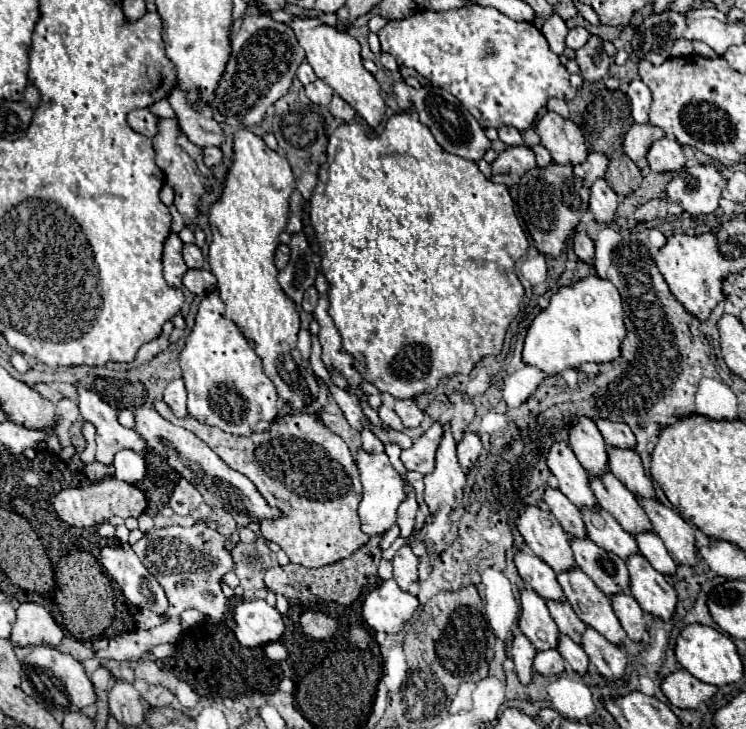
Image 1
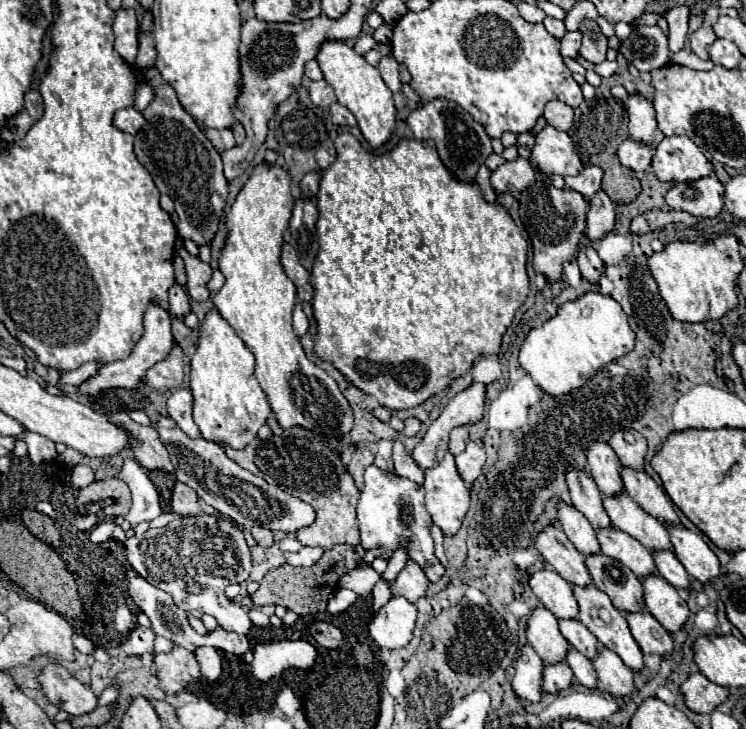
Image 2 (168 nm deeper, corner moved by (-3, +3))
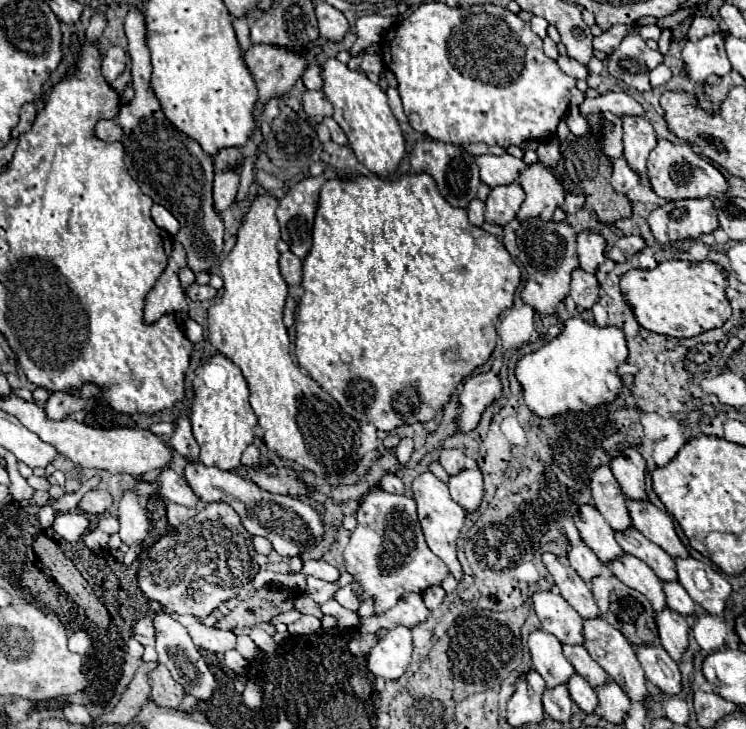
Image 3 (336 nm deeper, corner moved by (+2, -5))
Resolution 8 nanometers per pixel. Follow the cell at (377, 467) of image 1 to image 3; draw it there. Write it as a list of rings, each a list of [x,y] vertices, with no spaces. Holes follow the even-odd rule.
[[[383,489],[371,491],[357,509],[357,527],[343,551],[343,567],[359,583],[357,597],[373,601],[373,615],[383,615],[403,593],[423,593],[431,585],[441,585],[449,575],[447,565],[431,553],[425,543],[415,501],[405,495],[393,495]]]

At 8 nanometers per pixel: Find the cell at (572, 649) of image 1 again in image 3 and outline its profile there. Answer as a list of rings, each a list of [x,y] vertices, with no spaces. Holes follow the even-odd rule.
[[[573,675],[567,683],[567,689],[569,689],[569,695],[573,697],[573,701],[577,703],[577,707],[583,711],[583,713],[595,713],[597,709],[597,695],[595,695],[595,689],[581,677],[581,675]]]

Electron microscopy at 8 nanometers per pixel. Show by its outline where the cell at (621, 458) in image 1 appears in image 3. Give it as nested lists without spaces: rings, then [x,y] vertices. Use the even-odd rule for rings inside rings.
[[[627,499],[627,509],[633,519],[633,527],[637,531],[641,531],[651,543],[661,547],[673,559],[689,557],[685,545],[681,543],[681,539],[675,533],[675,525],[673,525],[671,517],[665,511],[657,509],[649,501],[639,503],[639,501],[631,501],[631,499]]]

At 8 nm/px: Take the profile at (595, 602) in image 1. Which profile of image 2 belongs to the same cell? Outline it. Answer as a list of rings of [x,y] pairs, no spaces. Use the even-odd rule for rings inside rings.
[[[572,585],[572,591],[574,591],[574,597],[576,597],[578,605],[580,605],[580,615],[578,615],[578,619],[596,635],[596,639],[598,639],[604,647],[608,647],[608,649],[612,649],[614,653],[618,653],[620,659],[622,659],[632,671],[640,671],[640,669],[644,667],[644,661],[642,661],[644,655],[642,655],[638,643],[632,639],[632,633],[628,631],[628,623],[626,623],[622,611],[618,611],[618,609],[612,605],[612,601],[608,599],[608,595],[606,595],[604,591],[600,591],[598,587],[594,587],[594,585],[586,585],[586,587]]]

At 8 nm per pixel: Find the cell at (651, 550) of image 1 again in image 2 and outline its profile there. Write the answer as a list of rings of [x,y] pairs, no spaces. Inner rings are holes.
[[[660,549],[660,551],[652,551],[654,563],[658,573],[676,589],[688,589],[690,587],[690,577],[686,573],[686,569],[682,567],[682,563],[676,559],[676,555],[672,551]]]

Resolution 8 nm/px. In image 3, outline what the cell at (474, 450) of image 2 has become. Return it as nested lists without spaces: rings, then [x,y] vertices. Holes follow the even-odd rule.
[[[465,469],[449,479],[451,499],[465,511],[475,511],[483,501],[483,477],[479,469]]]

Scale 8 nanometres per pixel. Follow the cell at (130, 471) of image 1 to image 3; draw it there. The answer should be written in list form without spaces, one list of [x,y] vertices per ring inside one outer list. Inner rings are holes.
[[[127,491],[119,503],[119,535],[125,545],[143,543],[149,529],[147,509],[135,491]]]

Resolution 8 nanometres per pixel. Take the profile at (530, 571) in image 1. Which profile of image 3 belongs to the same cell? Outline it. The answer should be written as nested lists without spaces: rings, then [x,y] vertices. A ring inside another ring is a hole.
[[[539,591],[533,595],[535,613],[545,633],[555,635],[561,643],[583,645],[583,619],[575,615],[575,609],[553,591]]]

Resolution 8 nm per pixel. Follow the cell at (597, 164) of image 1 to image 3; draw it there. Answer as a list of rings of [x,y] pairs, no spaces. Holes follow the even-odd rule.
[[[567,195],[567,197],[565,197],[565,203],[563,203],[561,209],[563,209],[567,215],[571,215],[571,213],[575,213],[577,209],[583,207],[583,201],[585,201],[583,195]]]

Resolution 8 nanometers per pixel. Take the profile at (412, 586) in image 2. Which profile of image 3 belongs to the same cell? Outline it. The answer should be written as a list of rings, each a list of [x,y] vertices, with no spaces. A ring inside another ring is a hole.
[[[407,593],[407,595],[403,595],[403,599],[399,599],[399,603],[395,607],[391,607],[387,611],[387,615],[381,615],[379,619],[375,619],[375,617],[363,619],[359,629],[363,633],[375,633],[381,627],[395,629],[397,625],[413,629],[415,625],[423,623],[427,619],[427,615],[429,615],[429,611],[423,605],[423,597],[415,595],[415,593]]]

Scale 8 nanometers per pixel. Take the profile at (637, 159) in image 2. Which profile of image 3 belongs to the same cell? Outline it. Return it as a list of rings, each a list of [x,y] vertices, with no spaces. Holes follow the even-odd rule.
[[[617,159],[613,161],[613,177],[611,177],[611,185],[617,193],[627,193],[629,189],[633,189],[639,183],[639,177],[635,175],[635,171],[631,171],[625,163],[625,159]]]

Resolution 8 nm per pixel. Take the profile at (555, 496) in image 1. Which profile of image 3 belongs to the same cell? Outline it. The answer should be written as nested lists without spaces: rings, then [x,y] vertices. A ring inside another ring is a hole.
[[[583,541],[579,545],[571,547],[567,559],[569,559],[569,565],[577,571],[577,575],[585,583],[589,583],[589,579],[593,579],[593,577],[597,577],[597,575],[603,573],[603,565],[599,563],[597,555]]]

